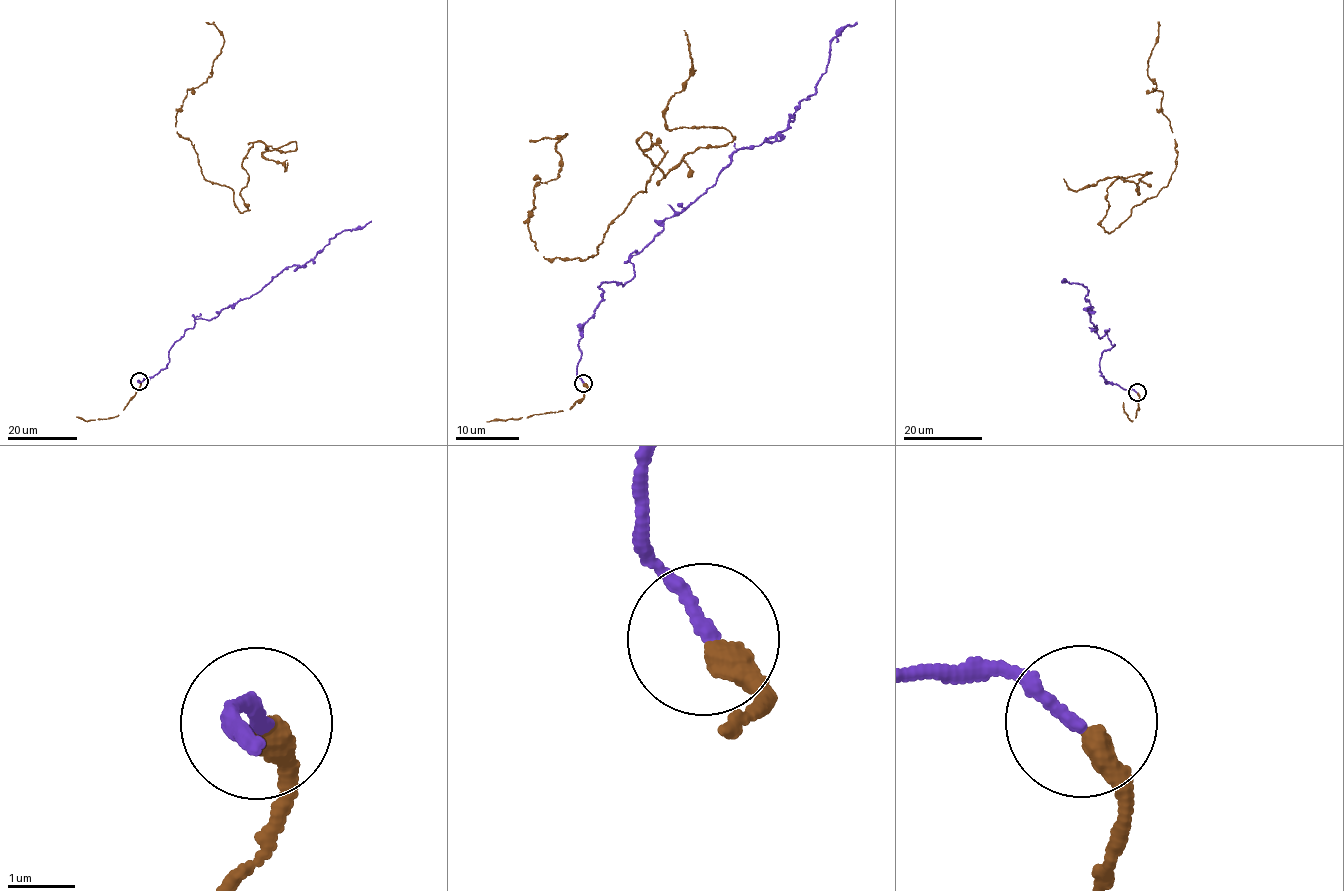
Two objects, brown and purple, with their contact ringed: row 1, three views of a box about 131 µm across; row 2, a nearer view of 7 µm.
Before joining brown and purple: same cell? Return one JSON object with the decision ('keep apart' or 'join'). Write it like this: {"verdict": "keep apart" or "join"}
{"verdict": "join"}

